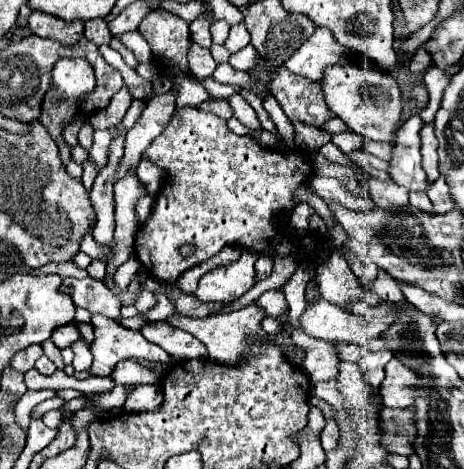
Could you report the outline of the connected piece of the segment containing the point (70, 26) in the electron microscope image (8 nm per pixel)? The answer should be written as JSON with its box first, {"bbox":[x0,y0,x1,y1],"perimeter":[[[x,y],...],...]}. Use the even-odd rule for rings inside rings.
{"bbox":[28,13,84,45],"perimeter":[[[32,13],[28,17],[28,25],[30,25],[30,31],[34,35],[58,41],[60,45],[74,45],[84,35],[84,23],[82,21],[66,23],[62,19],[46,15],[46,13]]]}

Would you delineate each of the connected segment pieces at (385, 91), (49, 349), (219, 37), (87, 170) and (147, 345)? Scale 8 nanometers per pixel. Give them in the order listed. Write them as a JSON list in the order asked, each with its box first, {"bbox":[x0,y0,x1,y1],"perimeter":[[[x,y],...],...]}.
[{"bbox":[322,67,402,141],"perimeter":[[[330,67],[322,79],[326,103],[330,109],[346,121],[346,125],[374,141],[394,141],[396,131],[402,125],[402,93],[394,77],[366,71],[364,67]]]},{"bbox":[42,341,64,369],"perimeter":[[[44,341],[44,343],[42,343],[42,349],[44,349],[44,355],[46,355],[46,357],[50,357],[50,359],[56,363],[56,367],[58,367],[58,369],[64,369],[64,361],[62,361],[60,349],[58,349],[58,347],[54,347],[54,343],[52,343],[52,341]]]},{"bbox":[210,21,226,43],"perimeter":[[[214,21],[210,25],[210,33],[212,33],[212,41],[214,43],[224,43],[226,41],[226,21]]]},{"bbox":[82,161,96,191],"perimeter":[[[88,161],[88,163],[84,165],[84,175],[82,175],[82,185],[86,187],[86,191],[92,191],[94,177],[96,177],[96,167],[94,167],[92,161]]]},{"bbox":[90,315,172,377],"perimeter":[[[92,315],[92,325],[94,325],[94,341],[90,347],[92,355],[94,355],[94,363],[90,367],[92,377],[108,377],[112,373],[112,369],[116,367],[116,363],[122,359],[128,359],[128,357],[142,357],[146,361],[164,363],[164,365],[172,363],[172,357],[164,349],[160,349],[158,345],[150,343],[140,331],[128,329],[128,327],[120,325],[118,321],[104,317],[104,315]]]}]

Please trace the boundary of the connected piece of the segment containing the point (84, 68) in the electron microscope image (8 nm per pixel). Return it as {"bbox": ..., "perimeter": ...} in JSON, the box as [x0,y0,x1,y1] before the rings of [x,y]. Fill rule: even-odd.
{"bbox":[38,59,96,165],"perimeter":[[[60,59],[54,65],[52,87],[48,89],[48,93],[44,97],[44,105],[42,105],[42,113],[40,113],[38,121],[46,127],[50,137],[56,141],[56,145],[60,149],[60,159],[64,165],[68,165],[68,161],[70,161],[70,149],[66,149],[66,145],[64,145],[62,127],[64,127],[64,123],[70,121],[70,117],[84,103],[84,97],[94,93],[94,89],[96,89],[96,75],[94,75],[94,69],[90,67],[90,63],[86,63],[86,59]],[[54,97],[56,97],[56,109],[54,109]]]}

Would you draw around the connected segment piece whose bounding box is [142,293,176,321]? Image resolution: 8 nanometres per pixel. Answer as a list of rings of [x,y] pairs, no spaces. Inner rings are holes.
[[[156,293],[156,305],[152,309],[148,309],[146,313],[142,313],[148,321],[162,321],[170,315],[174,315],[176,309],[168,303],[168,299],[162,293]]]

